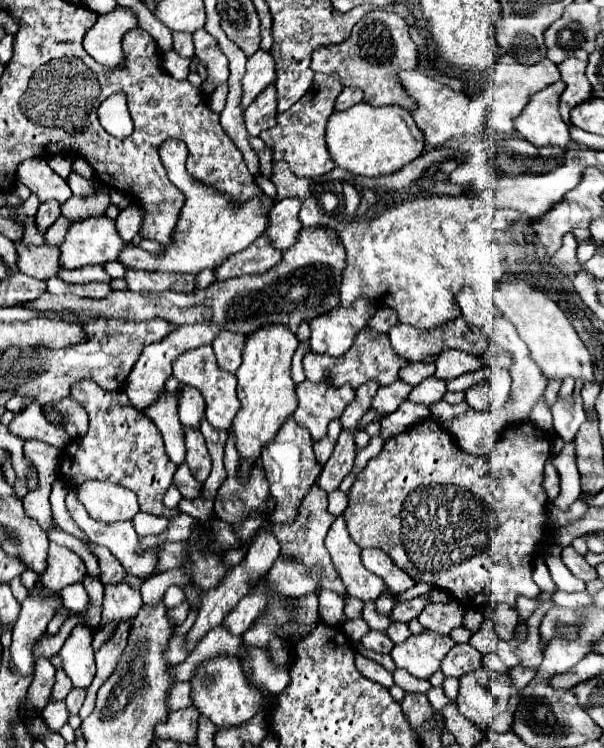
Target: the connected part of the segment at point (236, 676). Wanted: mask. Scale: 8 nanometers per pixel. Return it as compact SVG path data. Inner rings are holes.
M218 655L214 659L204 661L190 679L192 685L192 705L198 707L212 723L218 727L240 725L254 717L264 705L264 697L260 691L250 689L240 669L240 661L230 655Z

